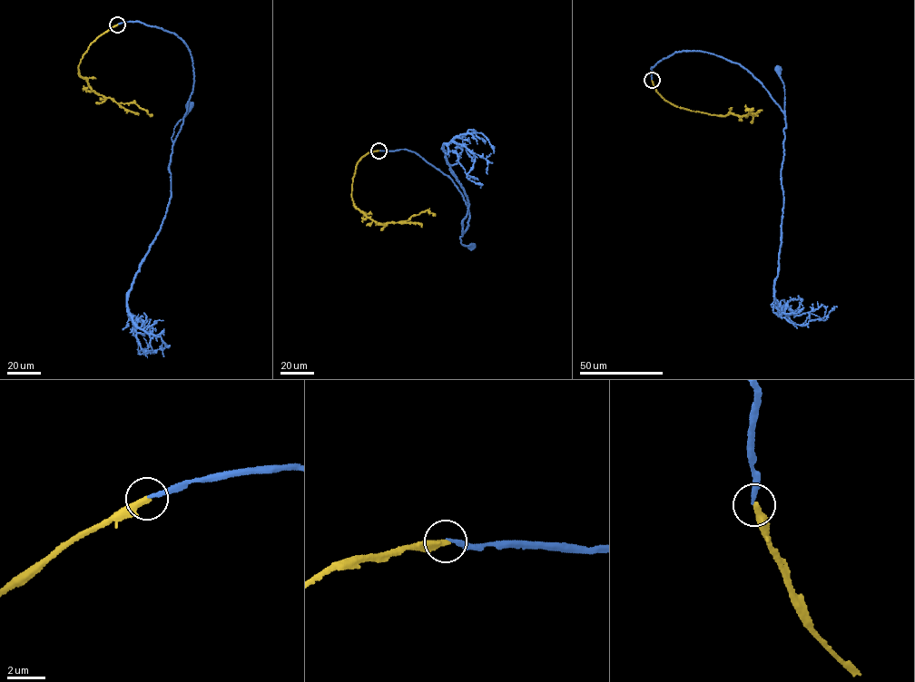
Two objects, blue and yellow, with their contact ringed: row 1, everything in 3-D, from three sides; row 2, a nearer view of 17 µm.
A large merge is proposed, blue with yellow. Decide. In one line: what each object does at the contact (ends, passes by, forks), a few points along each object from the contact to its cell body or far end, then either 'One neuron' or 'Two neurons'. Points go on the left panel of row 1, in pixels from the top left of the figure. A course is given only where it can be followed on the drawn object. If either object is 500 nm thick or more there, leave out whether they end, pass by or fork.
At the ring blue ends. At the ring yellow ends. Course of blue: (117, 24), (139, 22), (159, 27), (181, 38), (189, 51), (193, 87), (173, 143), (174, 126), (190, 104). Course of yellow: (117, 24), (89, 45), (81, 59), (78, 73), (98, 94), (117, 102), (134, 102), (152, 114). One neuron

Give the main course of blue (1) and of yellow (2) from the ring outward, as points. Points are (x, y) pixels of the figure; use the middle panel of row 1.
1: (378, 151), (405, 149), (417, 153), (448, 177), (469, 215), (467, 228), (459, 238), (461, 244), (471, 247)
2: (378, 151), (368, 153), (356, 164), (351, 185), (353, 205), (378, 222), (407, 220), (427, 210), (435, 216)

